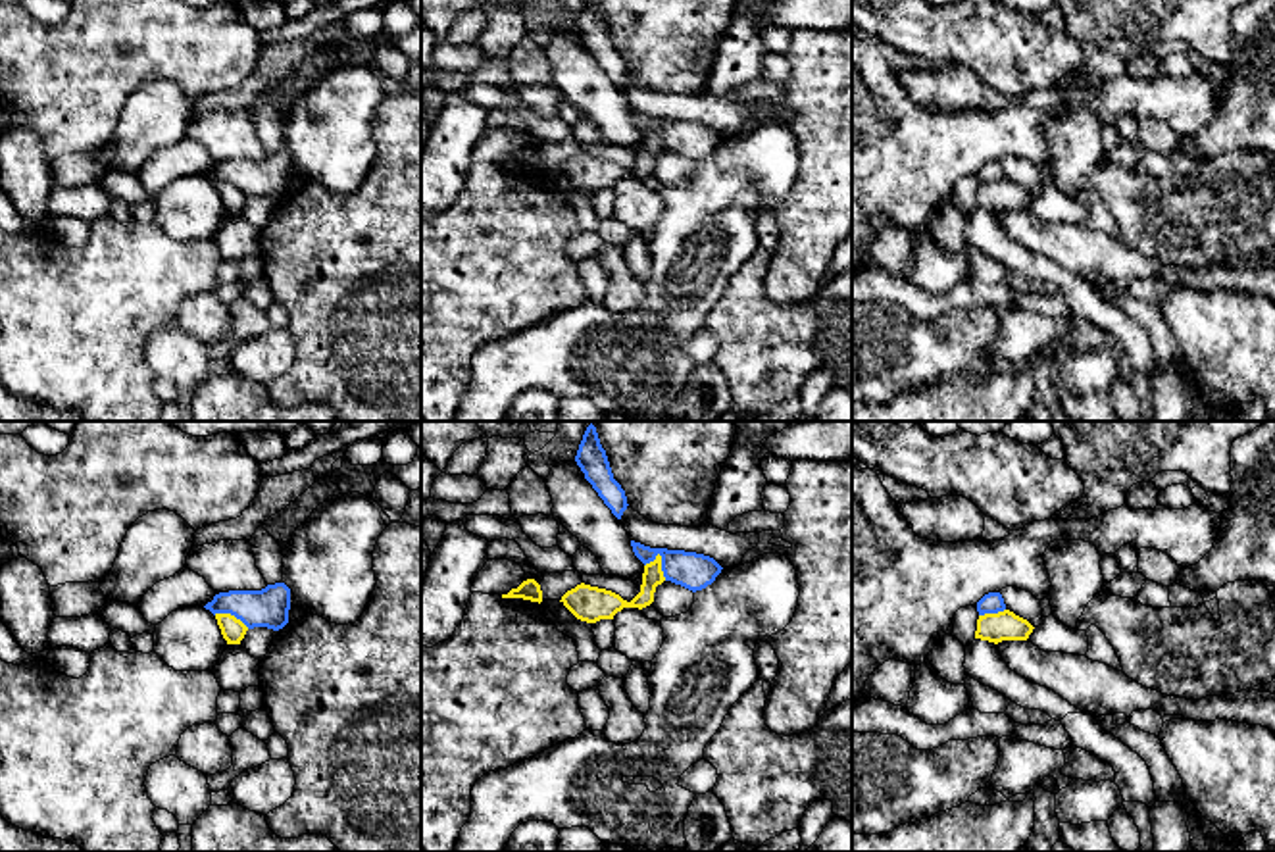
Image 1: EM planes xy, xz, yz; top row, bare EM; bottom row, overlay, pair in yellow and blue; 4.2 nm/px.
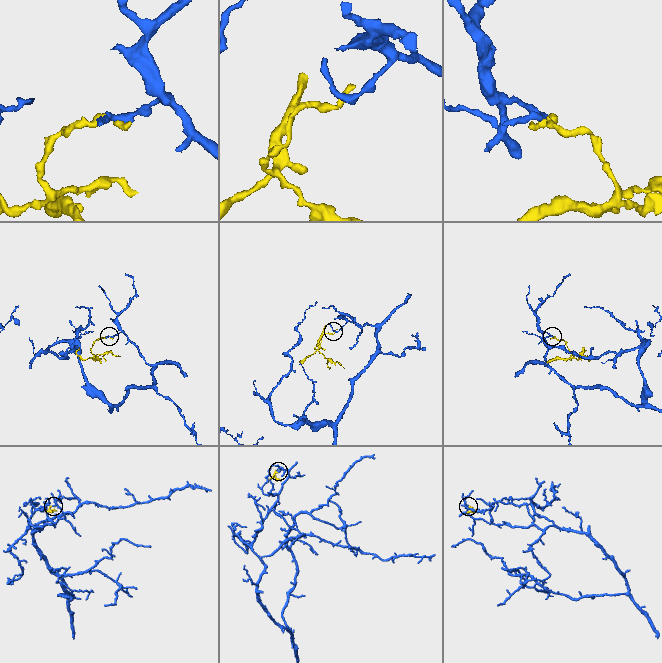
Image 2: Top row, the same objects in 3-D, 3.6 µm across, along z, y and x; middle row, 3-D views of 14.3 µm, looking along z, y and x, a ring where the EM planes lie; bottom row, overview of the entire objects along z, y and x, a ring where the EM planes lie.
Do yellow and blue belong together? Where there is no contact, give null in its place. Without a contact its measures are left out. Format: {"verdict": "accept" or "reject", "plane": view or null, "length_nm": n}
{"verdict": "reject", "plane": "xz", "length_nm": 120}

